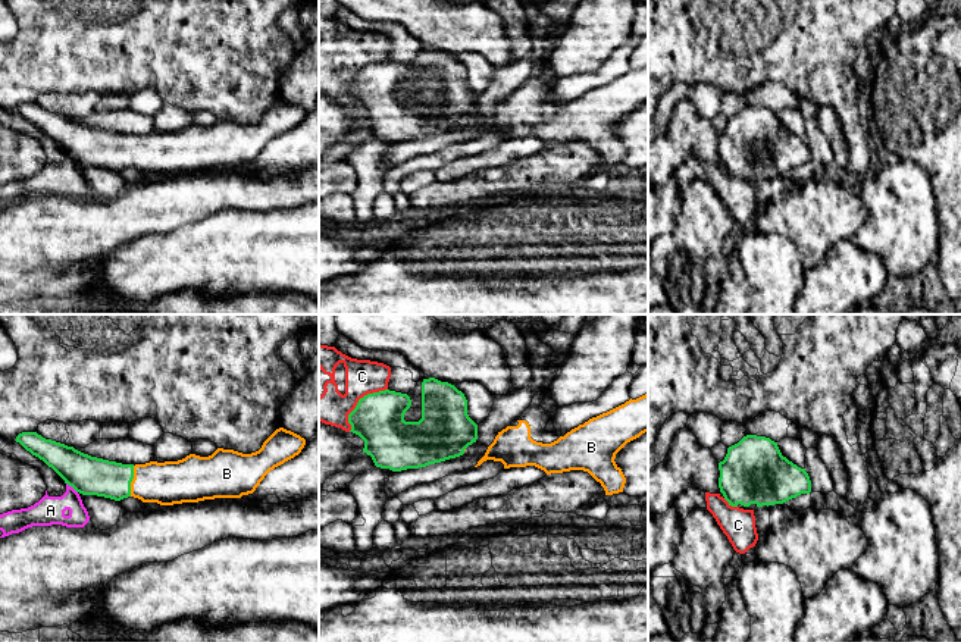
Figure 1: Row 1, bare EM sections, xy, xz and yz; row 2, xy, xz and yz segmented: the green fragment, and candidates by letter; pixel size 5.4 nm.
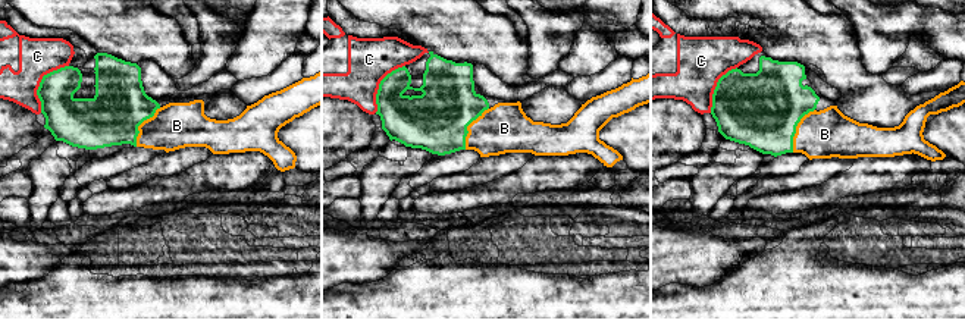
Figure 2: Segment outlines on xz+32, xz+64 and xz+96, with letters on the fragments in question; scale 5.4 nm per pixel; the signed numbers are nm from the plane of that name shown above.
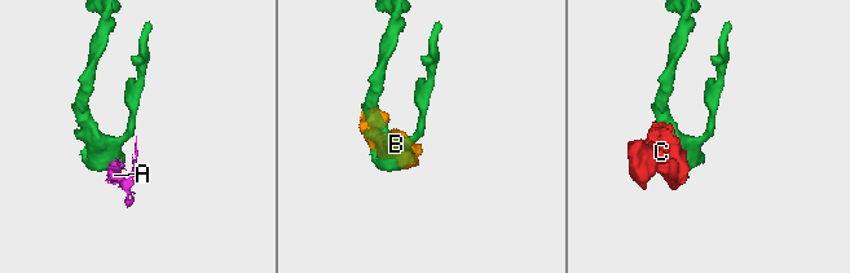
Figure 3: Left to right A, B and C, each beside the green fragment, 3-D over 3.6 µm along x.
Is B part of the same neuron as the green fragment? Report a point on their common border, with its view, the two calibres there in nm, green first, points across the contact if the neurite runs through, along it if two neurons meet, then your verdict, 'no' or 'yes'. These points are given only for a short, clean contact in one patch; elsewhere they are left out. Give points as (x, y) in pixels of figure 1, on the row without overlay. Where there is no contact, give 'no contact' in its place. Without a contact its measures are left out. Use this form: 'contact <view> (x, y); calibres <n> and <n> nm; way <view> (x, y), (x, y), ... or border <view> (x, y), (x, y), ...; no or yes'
contact xy (131, 152); calibres 220 and 240 nm; way xy (87, 146), (113, 152), (131, 152), (172, 153); yes

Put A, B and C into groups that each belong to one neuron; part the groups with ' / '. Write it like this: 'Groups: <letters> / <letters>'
Groups: A C / B

